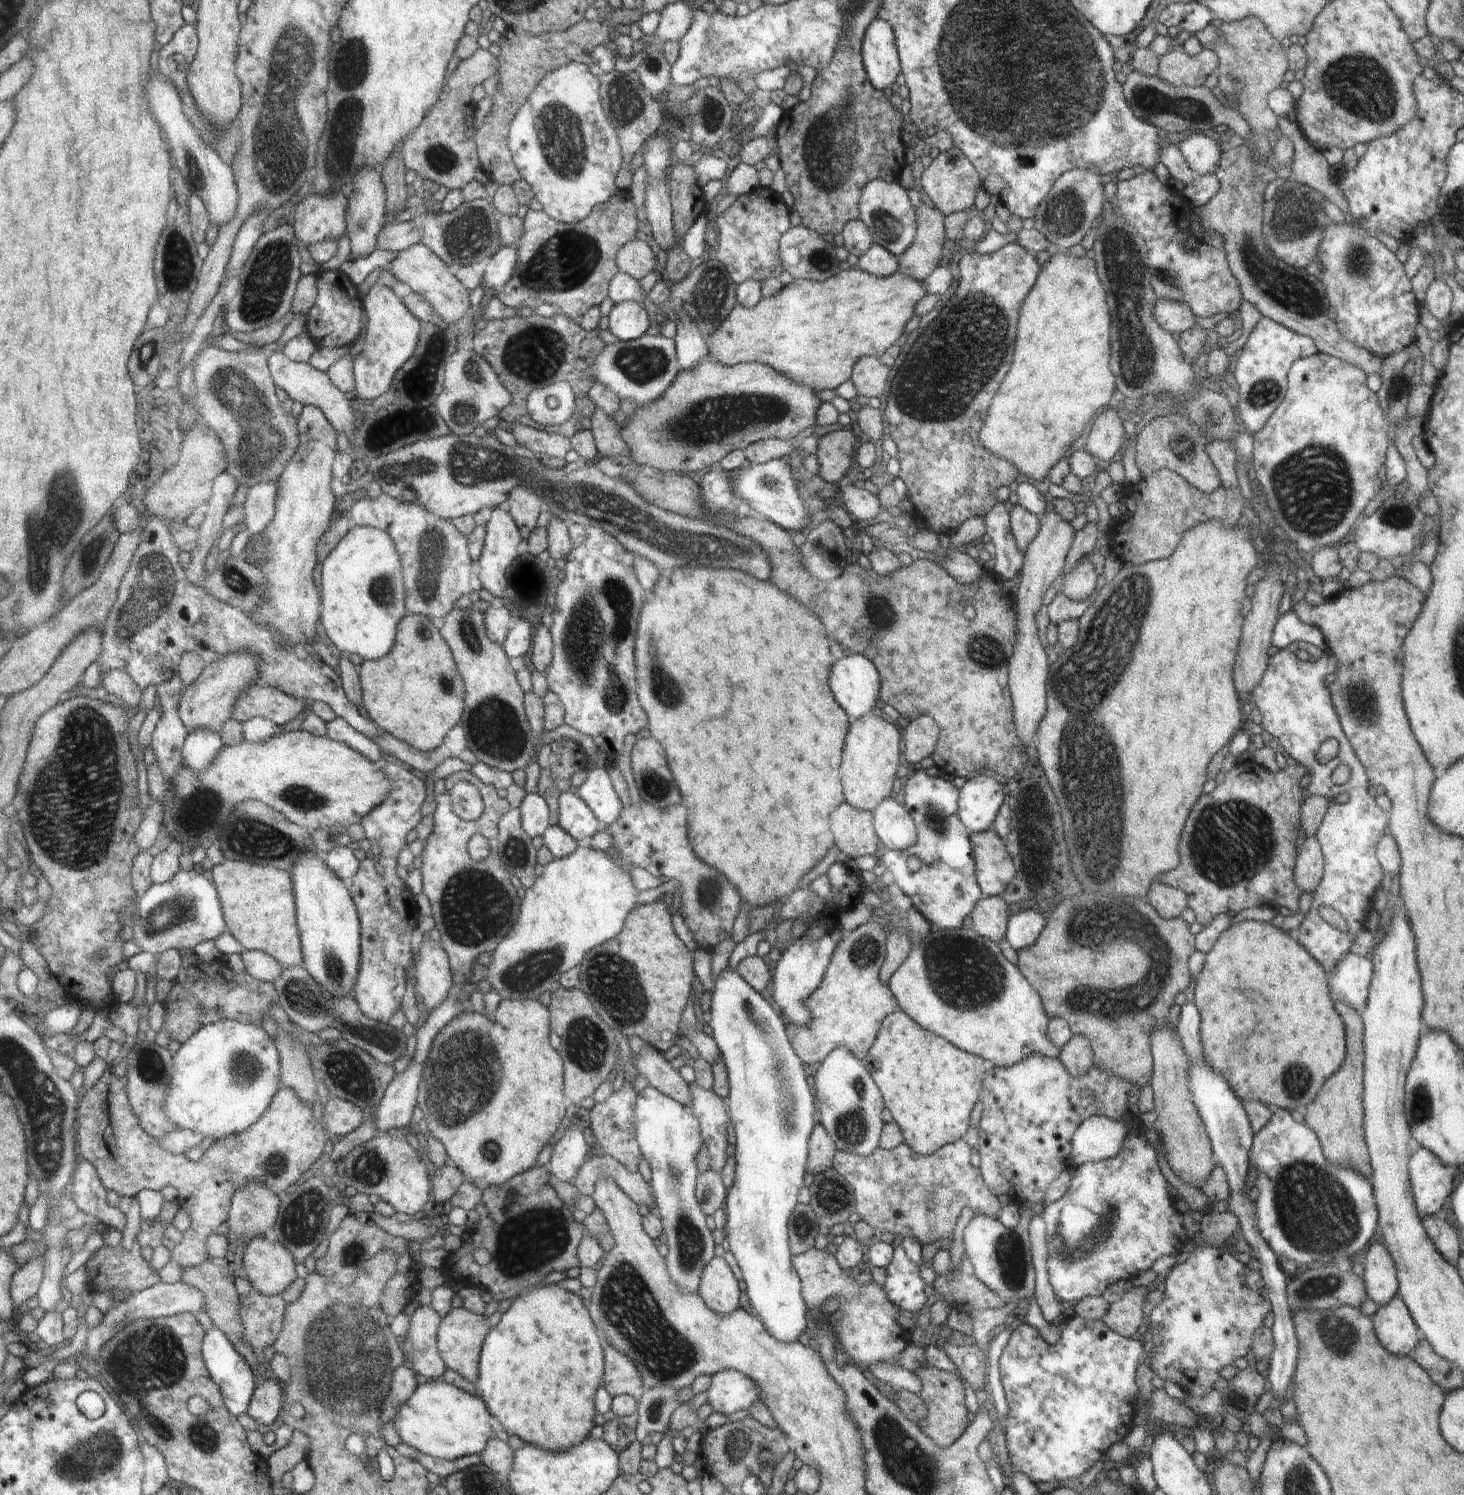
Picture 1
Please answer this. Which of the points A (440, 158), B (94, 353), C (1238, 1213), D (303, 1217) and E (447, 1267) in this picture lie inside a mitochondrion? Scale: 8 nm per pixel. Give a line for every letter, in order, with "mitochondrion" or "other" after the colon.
A: mitochondrion
B: other
C: other
D: mitochondrion
E: other

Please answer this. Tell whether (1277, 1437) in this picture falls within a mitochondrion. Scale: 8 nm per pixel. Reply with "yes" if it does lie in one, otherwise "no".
no

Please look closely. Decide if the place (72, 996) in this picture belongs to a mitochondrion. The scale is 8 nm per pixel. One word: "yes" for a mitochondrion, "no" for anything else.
no

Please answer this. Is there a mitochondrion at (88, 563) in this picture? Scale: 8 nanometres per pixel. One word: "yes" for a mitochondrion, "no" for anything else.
yes

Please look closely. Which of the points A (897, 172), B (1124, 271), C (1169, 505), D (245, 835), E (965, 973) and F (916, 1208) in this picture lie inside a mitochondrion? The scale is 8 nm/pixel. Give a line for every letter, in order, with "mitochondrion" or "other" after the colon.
A: other
B: mitochondrion
C: mitochondrion
D: mitochondrion
E: mitochondrion
F: other

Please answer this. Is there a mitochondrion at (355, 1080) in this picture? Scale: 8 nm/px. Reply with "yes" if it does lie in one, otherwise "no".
yes

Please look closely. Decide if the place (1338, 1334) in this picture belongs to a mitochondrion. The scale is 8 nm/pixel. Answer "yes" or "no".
yes

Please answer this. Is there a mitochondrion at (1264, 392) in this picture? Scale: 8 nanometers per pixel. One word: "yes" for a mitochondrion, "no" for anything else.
yes

